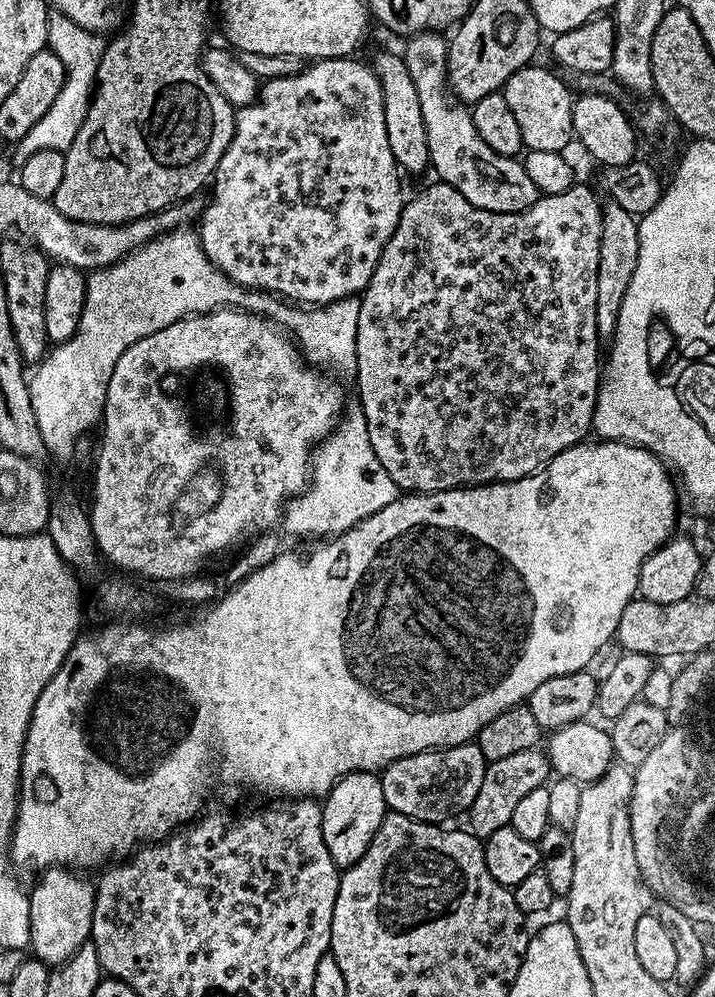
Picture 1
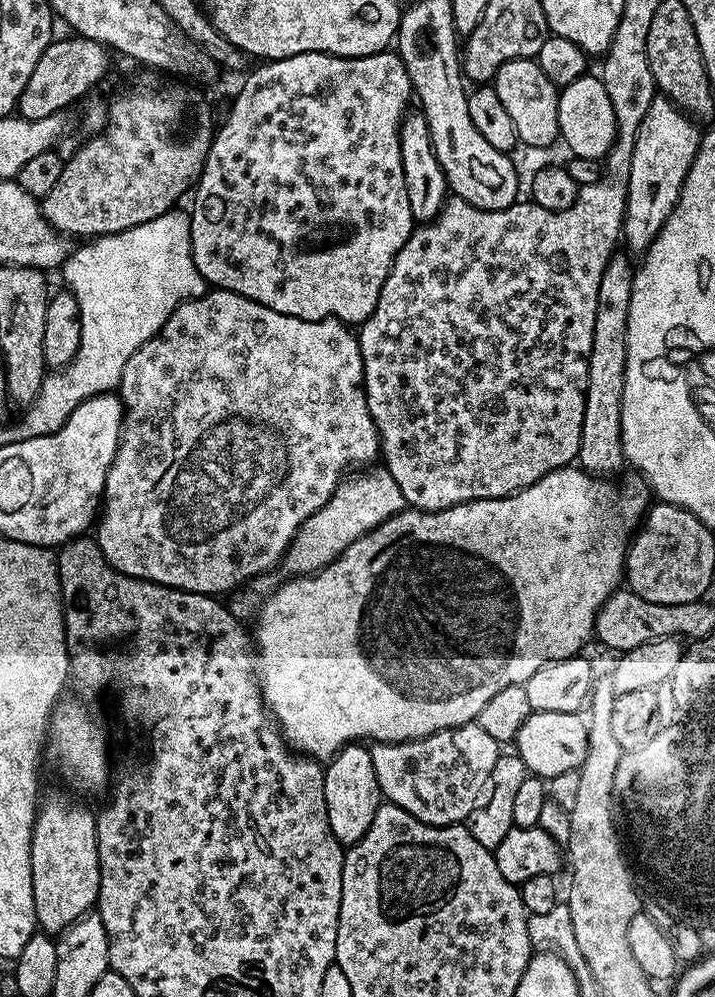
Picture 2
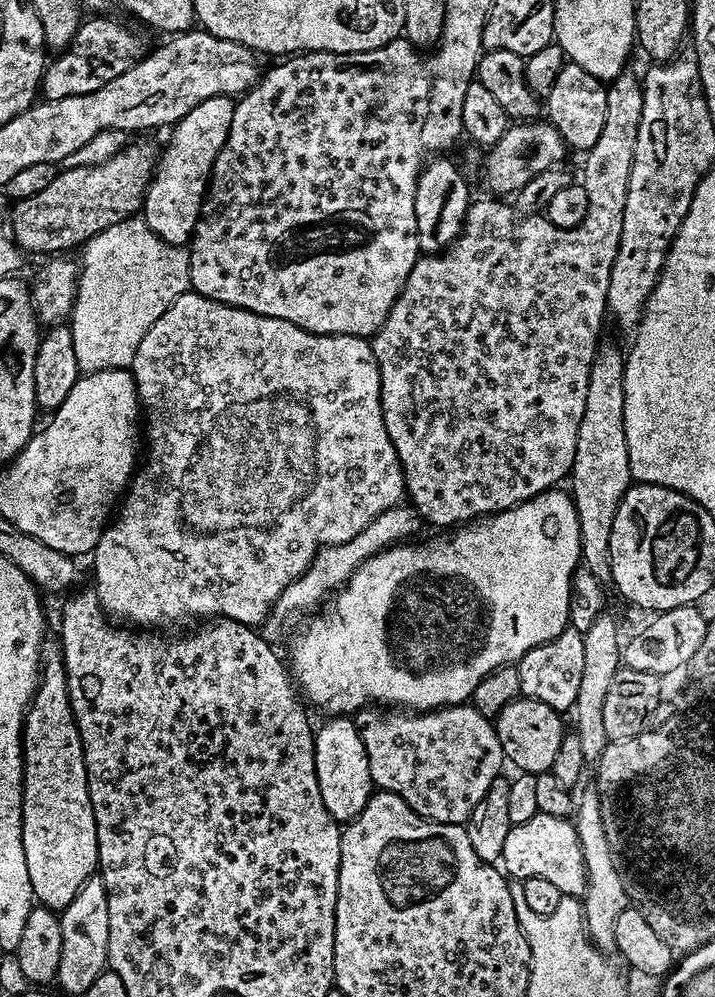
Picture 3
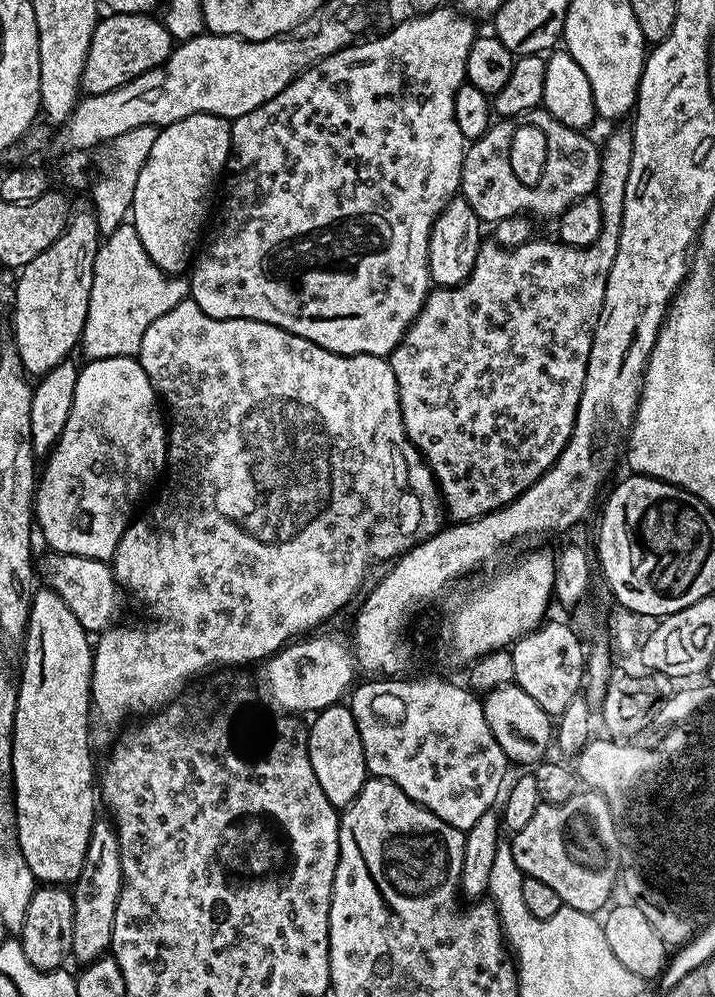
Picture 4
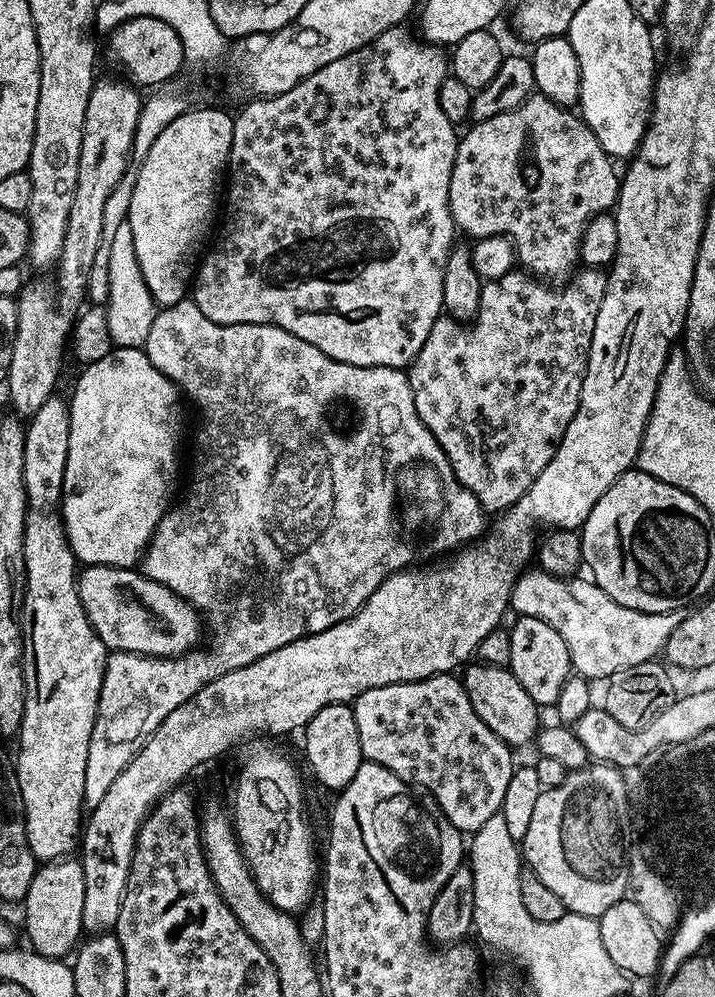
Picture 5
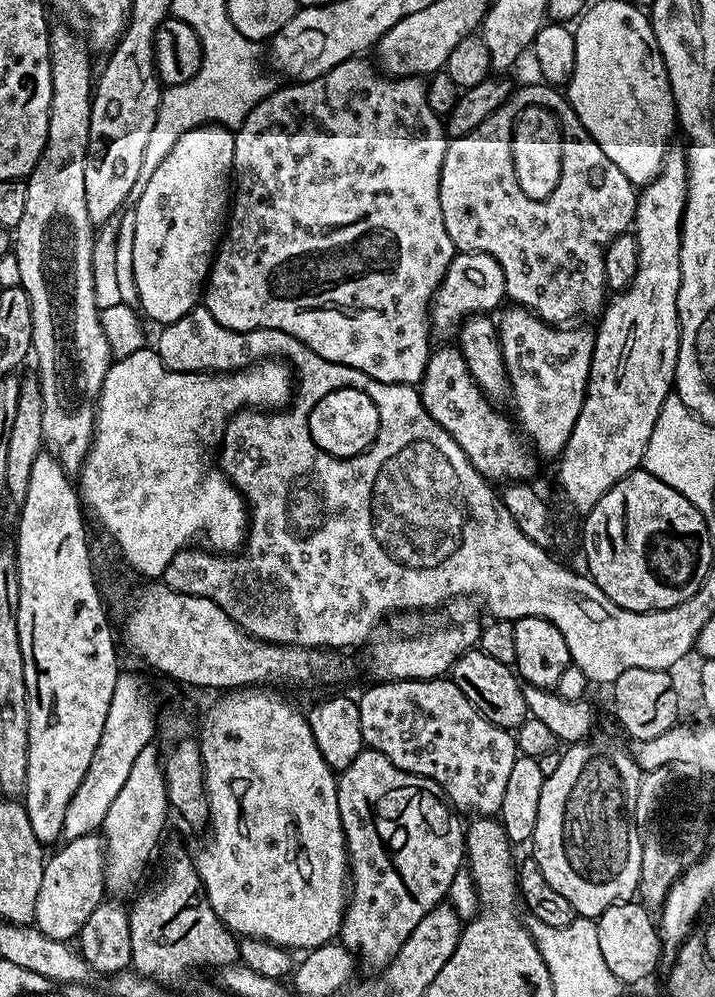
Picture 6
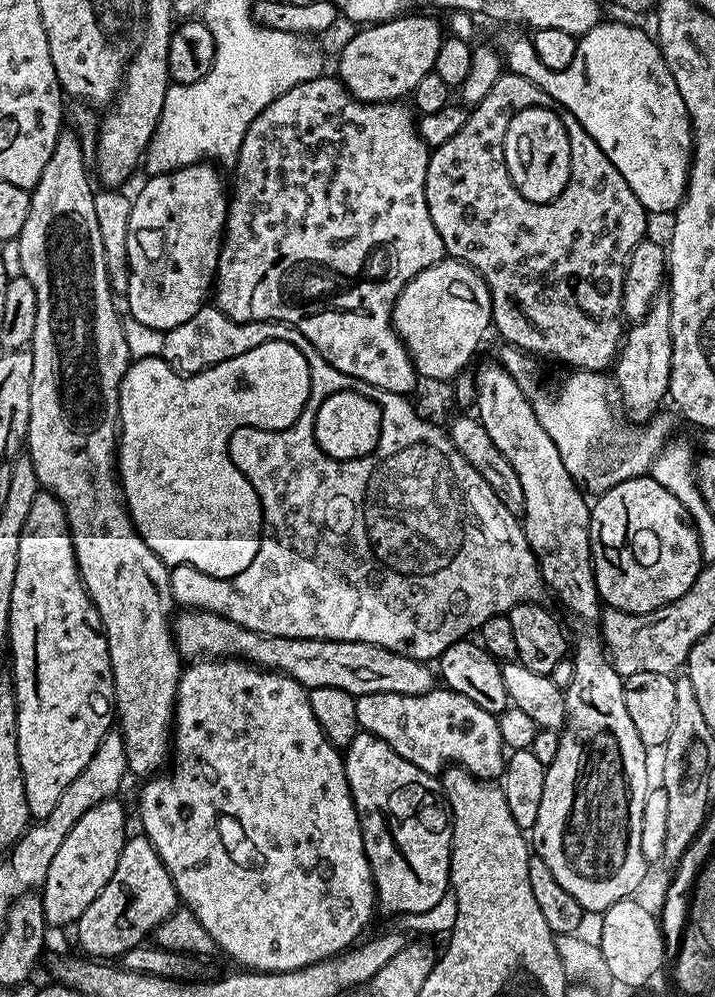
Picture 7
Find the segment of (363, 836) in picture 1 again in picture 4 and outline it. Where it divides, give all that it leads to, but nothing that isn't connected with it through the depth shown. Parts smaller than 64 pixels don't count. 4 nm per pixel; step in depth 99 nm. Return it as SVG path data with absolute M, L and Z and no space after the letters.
M343 703L331 704L322 709L315 713L313 720L316 721L308 728L310 766L314 766L314 774L318 774L318 786L322 786L326 798L330 798L337 810L343 810L350 802L354 802L354 798L358 798L362 786L370 779L362 738L351 707Z

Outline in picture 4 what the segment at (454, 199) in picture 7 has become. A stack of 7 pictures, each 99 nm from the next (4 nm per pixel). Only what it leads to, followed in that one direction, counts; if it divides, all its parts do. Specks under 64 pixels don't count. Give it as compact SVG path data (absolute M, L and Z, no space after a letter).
M551 118L545 121L542 127L548 152L540 180L534 187L524 186L510 166L510 142L518 125L515 119L497 119L486 134L482 134L482 138L471 141L465 147L459 195L470 202L470 210L474 210L480 221L495 222L522 213L554 220L567 205L595 193L596 184L600 181L600 148L597 141L595 144L579 128L571 128Z

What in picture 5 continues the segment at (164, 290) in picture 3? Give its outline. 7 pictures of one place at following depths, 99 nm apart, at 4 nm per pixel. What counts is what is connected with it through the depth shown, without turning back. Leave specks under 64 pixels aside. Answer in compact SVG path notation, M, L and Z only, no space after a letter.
M128 224L118 226L118 230L114 233L114 243L106 253L107 259L108 302L106 301L106 309L111 343L117 348L143 348L150 334L150 326L154 326L158 305L146 286L146 278L142 278L142 270L134 254L134 238L130 234Z

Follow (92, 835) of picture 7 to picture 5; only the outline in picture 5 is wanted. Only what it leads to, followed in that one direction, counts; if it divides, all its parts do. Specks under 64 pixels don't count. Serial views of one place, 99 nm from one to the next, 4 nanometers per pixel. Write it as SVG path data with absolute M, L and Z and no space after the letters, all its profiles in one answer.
M61 858L37 867L34 882L30 882L30 890L26 890L26 898L22 901L24 932L28 935L31 951L52 960L67 957L67 952L71 953L82 940L82 901L85 898L86 878L79 859Z

